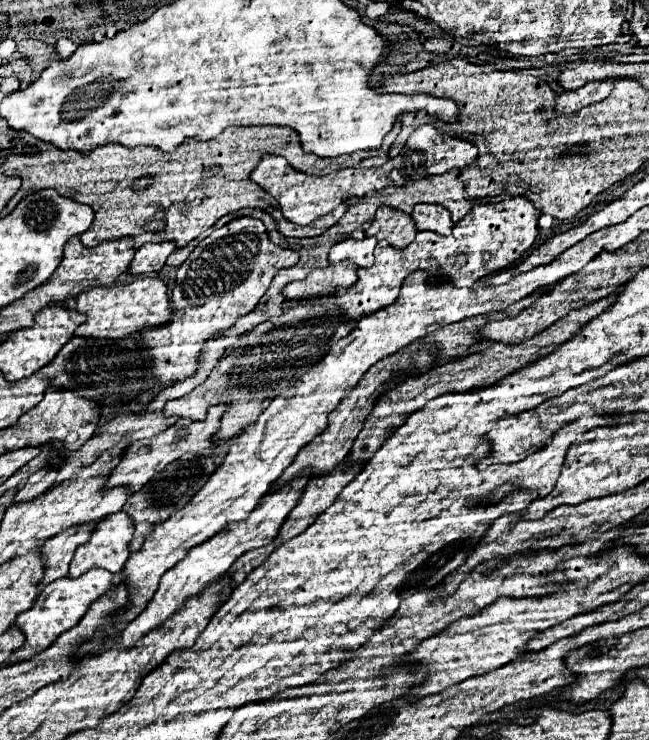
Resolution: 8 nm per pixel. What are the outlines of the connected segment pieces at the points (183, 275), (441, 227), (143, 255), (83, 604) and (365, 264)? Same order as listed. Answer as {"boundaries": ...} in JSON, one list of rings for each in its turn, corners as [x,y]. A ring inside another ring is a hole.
{"boundaries":[[[[235,218],[201,240],[177,268],[171,302],[179,318],[143,332],[143,346],[151,348],[149,358],[153,360],[155,382],[163,386],[191,378],[199,368],[203,344],[229,330],[237,318],[253,312],[273,276],[283,268],[295,266],[297,260],[299,252],[275,246],[267,238],[263,222],[255,218]]],[[[417,204],[411,214],[417,230],[431,230],[437,234],[451,234],[453,222],[447,208],[441,204]]],[[[159,242],[159,244],[143,244],[131,264],[129,264],[129,272],[133,276],[137,274],[151,274],[151,272],[159,272],[165,266],[167,256],[175,250],[175,244],[171,242]]],[[[93,568],[89,572],[85,572],[79,578],[59,578],[51,584],[47,584],[47,588],[43,588],[43,592],[39,594],[39,598],[35,600],[33,608],[29,608],[27,612],[23,612],[15,624],[19,626],[19,630],[25,634],[25,644],[13,652],[13,658],[17,660],[29,660],[33,654],[43,652],[45,648],[49,648],[63,632],[71,630],[87,612],[87,608],[99,600],[99,596],[107,594],[109,586],[111,586],[111,578],[113,574],[103,570],[103,568]]],[[[373,236],[355,240],[355,238],[345,238],[337,242],[331,252],[329,252],[329,264],[337,264],[341,260],[353,260],[361,268],[369,268],[373,264],[373,248],[377,240]]]]}

